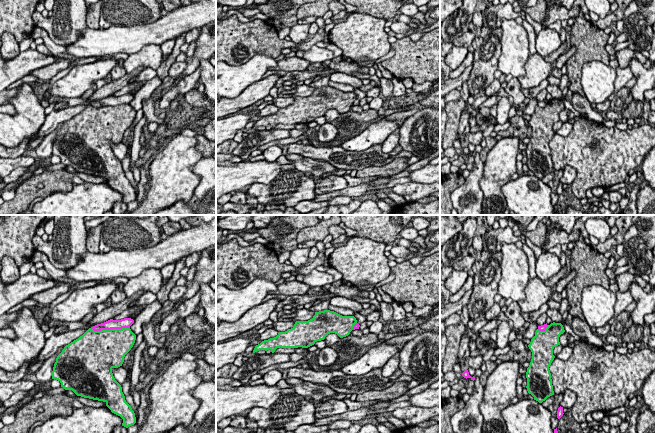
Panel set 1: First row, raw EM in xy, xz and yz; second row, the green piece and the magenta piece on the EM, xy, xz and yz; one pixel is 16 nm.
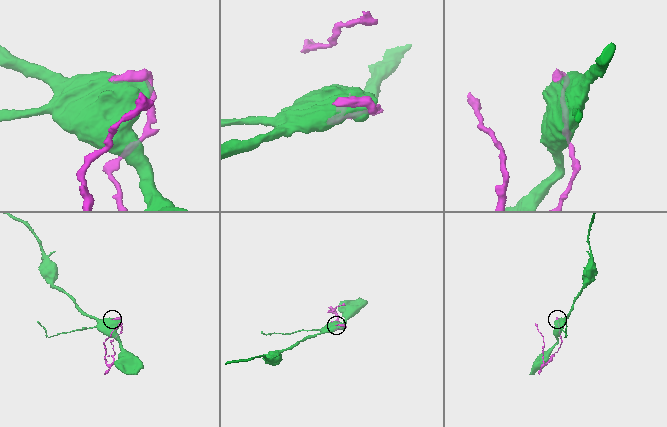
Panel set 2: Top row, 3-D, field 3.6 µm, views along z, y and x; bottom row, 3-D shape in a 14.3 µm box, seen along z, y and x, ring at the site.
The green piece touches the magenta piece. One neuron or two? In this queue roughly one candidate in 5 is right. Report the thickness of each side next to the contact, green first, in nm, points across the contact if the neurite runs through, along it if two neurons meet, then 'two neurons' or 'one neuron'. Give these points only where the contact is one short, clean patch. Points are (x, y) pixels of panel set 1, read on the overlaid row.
500 nm thick on the green side, 160 nm on the other; two neurons

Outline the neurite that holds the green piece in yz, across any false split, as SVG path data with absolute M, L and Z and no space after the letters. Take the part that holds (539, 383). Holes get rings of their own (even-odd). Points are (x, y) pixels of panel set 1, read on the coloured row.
M553 322L545 331L537 329L528 345L532 352L532 359L526 372L526 388L539 403L554 395L549 367L555 358L553 349L560 345L559 337L564 332L561 323Z

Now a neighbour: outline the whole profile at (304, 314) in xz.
M300 309L295 311L296 316L294 318L291 318L292 322L296 321L308 321L313 318L315 315L314 311L311 311L309 309Z

